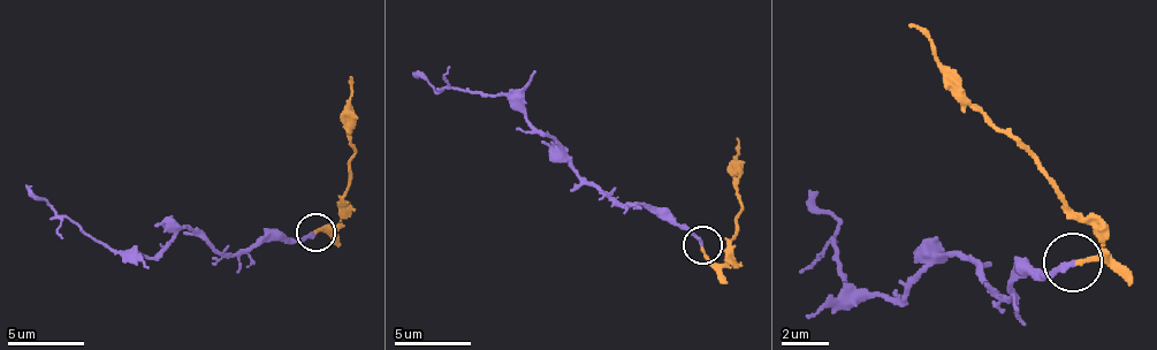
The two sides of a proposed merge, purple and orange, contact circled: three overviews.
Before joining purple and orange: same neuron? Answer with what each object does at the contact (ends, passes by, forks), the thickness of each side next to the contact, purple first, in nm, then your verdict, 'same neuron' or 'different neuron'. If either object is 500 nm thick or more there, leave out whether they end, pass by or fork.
purple ends; orange ends; calibres 240 and 200 nm; same neuron

